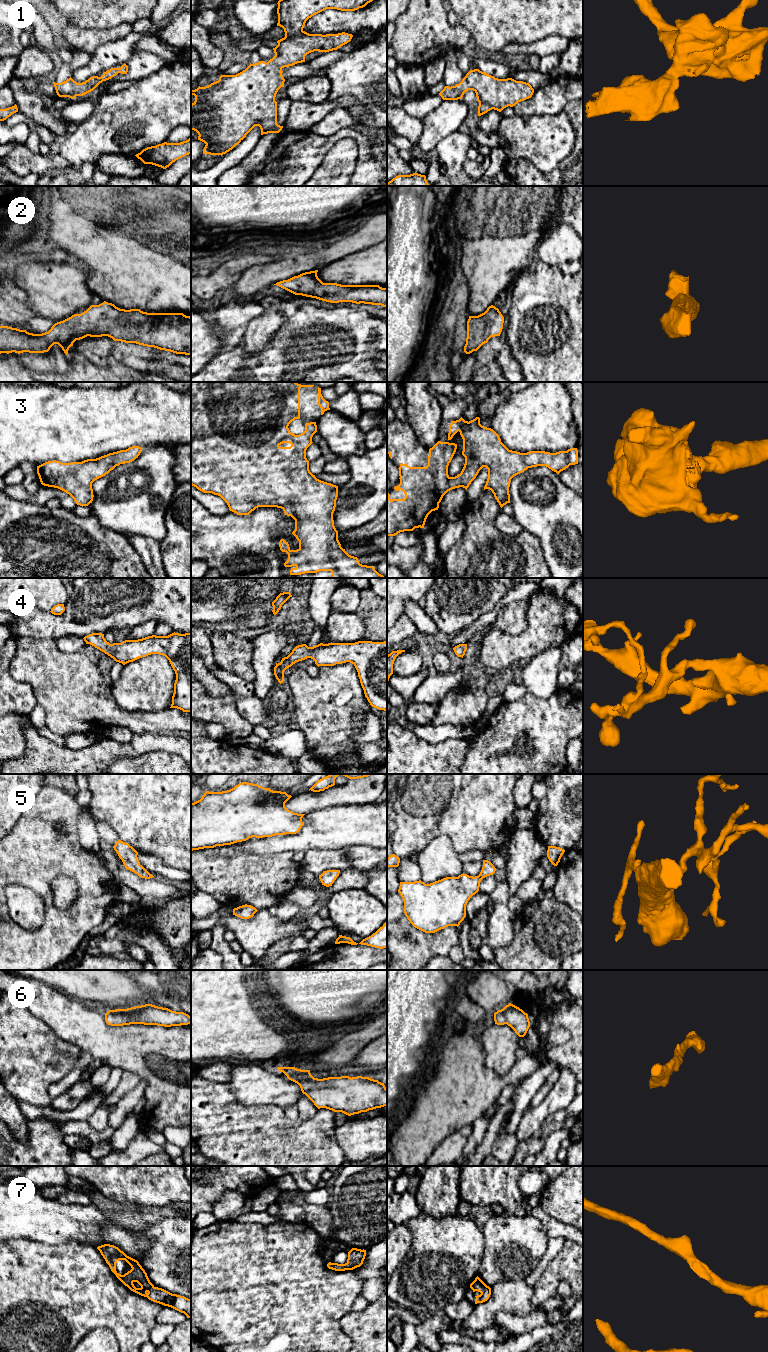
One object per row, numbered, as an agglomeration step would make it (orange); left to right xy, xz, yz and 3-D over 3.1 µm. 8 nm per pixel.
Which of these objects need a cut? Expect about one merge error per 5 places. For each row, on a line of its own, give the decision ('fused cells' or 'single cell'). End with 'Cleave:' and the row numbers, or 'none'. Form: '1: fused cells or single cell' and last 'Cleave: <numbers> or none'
1: single cell
2: single cell
3: single cell
4: single cell
5: single cell
6: single cell
7: single cell
Cleave: none

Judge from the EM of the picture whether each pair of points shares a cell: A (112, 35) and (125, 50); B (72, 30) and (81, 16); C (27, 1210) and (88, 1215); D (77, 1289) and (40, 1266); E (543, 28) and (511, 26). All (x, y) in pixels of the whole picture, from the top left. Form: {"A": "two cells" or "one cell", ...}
{"A": "two cells", "B": "two cells", "C": "one cell", "D": "one cell", "E": "one cell"}

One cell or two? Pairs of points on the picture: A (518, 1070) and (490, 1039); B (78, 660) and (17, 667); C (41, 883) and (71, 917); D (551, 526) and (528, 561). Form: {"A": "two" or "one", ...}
{"A": "two", "B": "one", "C": "one", "D": "two"}

